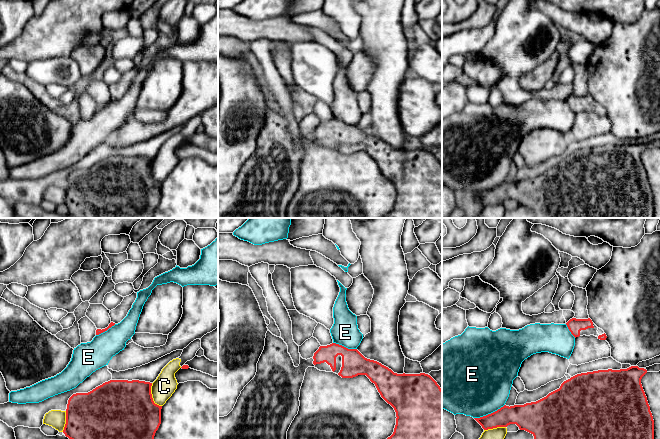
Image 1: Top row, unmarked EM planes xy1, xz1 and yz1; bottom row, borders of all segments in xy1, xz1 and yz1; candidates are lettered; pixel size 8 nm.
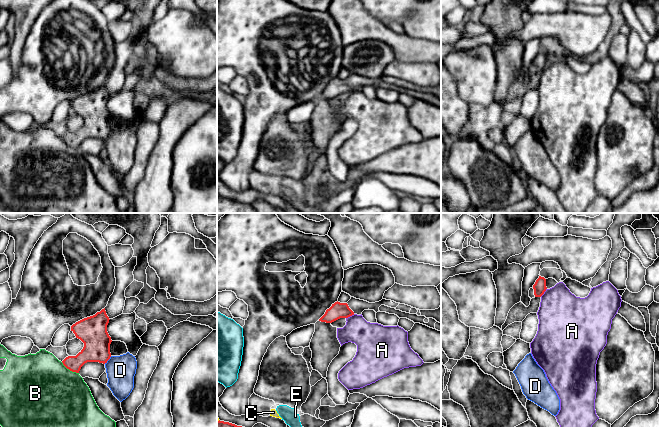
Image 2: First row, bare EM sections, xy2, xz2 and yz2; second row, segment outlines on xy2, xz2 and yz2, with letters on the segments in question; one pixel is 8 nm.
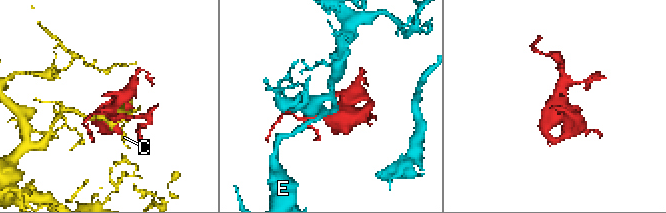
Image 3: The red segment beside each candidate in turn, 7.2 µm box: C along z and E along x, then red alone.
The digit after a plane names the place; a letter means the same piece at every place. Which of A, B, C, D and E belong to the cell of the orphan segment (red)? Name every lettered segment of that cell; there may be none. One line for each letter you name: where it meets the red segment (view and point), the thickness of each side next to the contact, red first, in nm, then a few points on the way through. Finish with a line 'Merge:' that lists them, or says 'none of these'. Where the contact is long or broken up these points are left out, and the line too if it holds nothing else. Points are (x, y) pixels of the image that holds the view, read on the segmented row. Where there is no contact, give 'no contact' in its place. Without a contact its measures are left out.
Merge: none of these

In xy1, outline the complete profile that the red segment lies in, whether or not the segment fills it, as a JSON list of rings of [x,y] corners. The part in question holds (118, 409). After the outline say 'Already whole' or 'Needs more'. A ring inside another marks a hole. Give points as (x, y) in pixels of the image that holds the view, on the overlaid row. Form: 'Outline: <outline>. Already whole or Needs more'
Outline: [[[110,380],[88,393],[73,394],[68,400],[63,433],[69,439],[154,439],[162,406],[154,403],[151,386],[139,380]]]. Already whole

